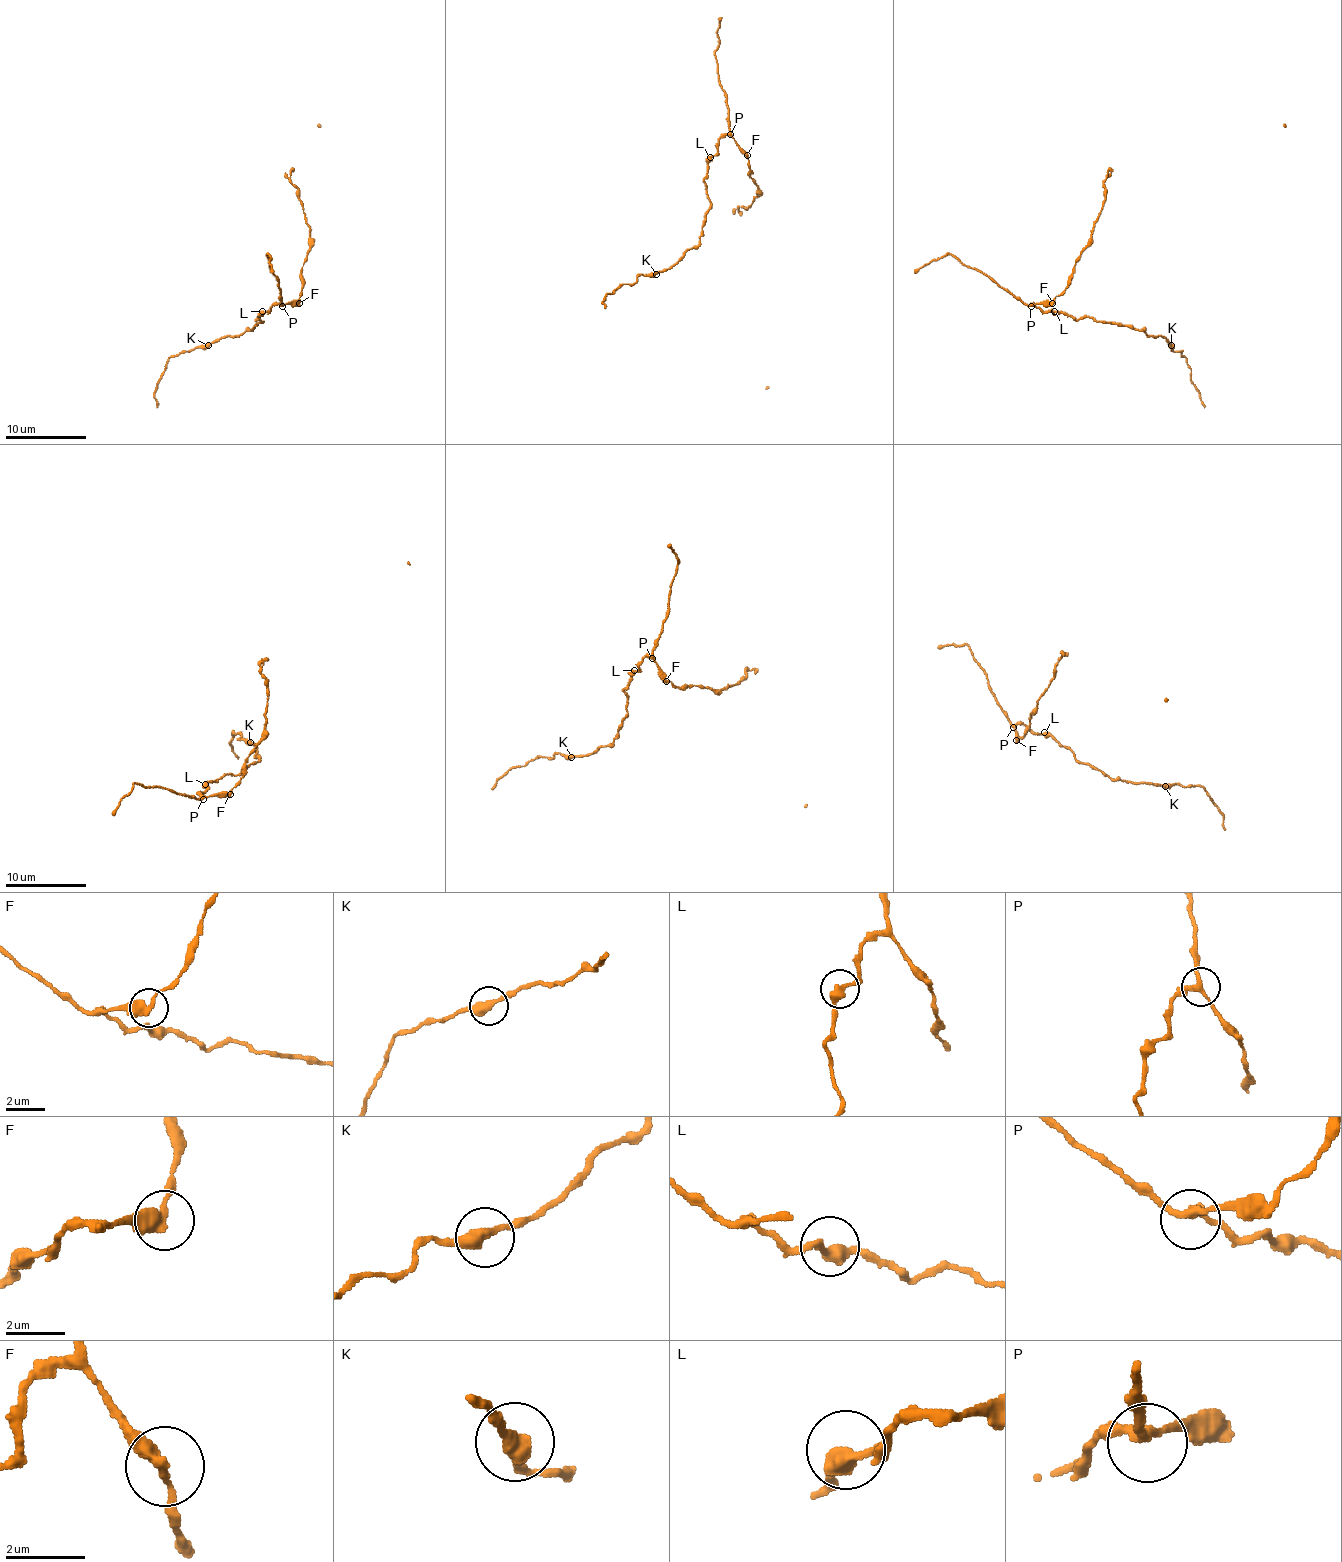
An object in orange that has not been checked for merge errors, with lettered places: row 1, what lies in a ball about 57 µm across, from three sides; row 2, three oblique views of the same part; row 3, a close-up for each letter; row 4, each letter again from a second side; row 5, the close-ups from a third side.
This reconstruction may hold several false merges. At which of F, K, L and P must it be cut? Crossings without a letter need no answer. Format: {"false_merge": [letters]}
{"false_merge": ["F"]}

